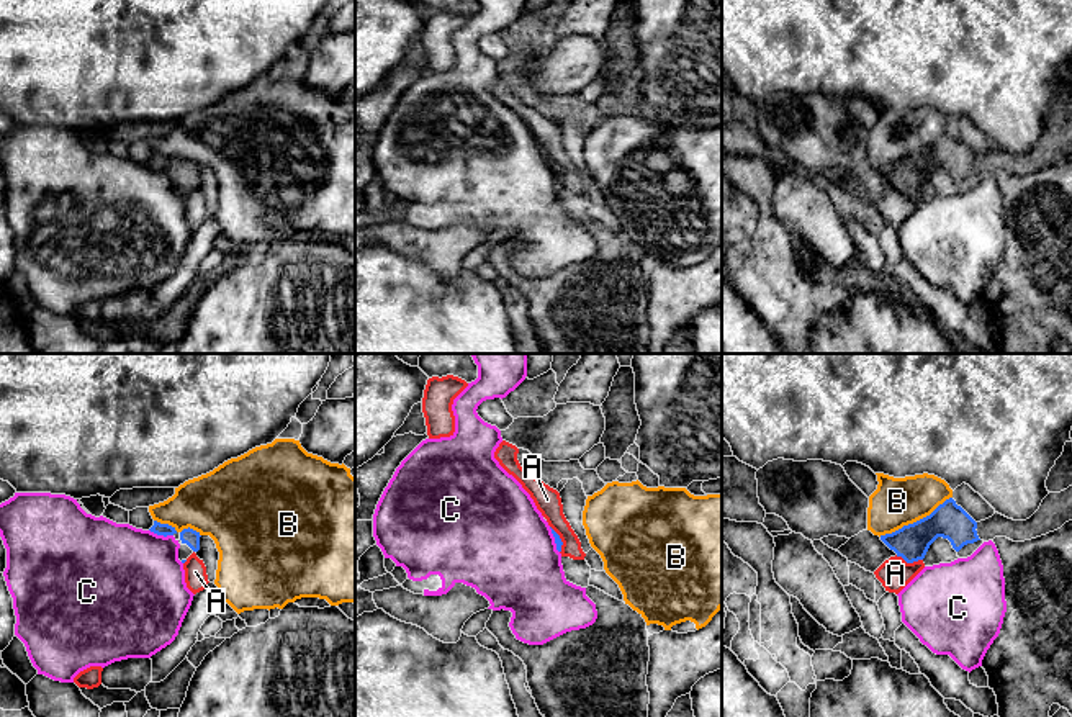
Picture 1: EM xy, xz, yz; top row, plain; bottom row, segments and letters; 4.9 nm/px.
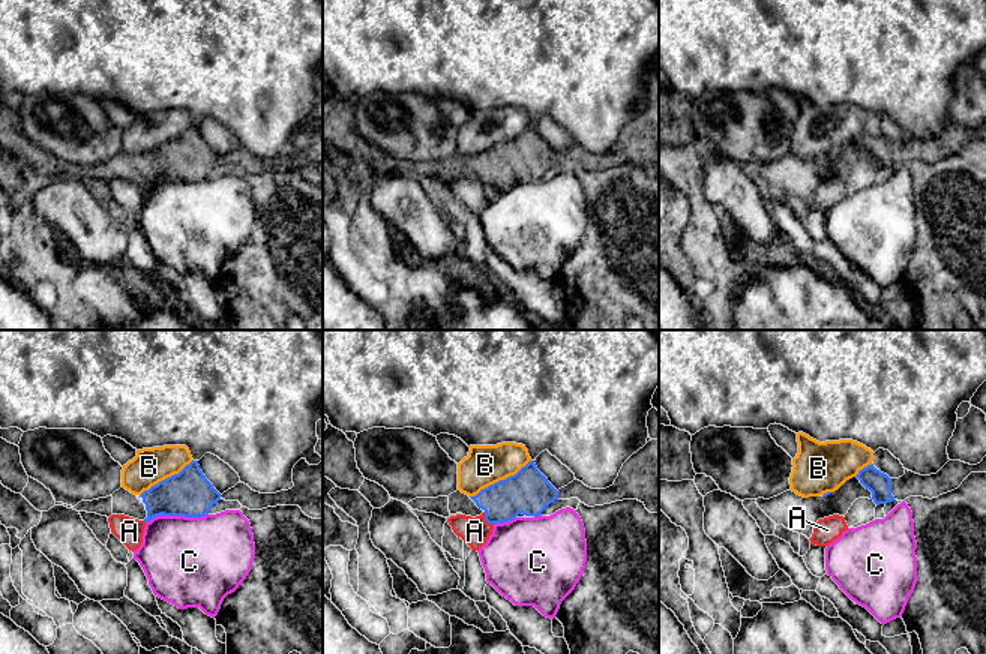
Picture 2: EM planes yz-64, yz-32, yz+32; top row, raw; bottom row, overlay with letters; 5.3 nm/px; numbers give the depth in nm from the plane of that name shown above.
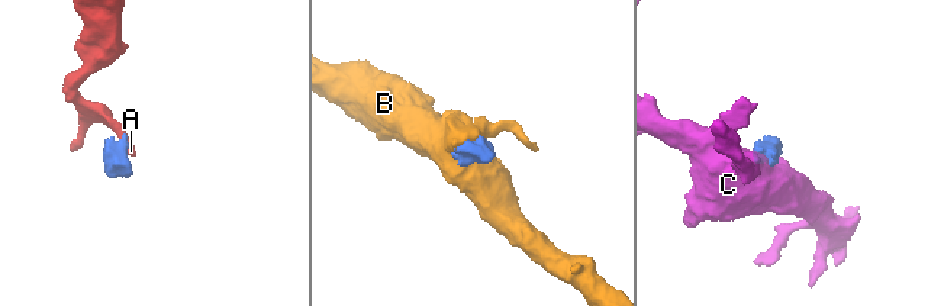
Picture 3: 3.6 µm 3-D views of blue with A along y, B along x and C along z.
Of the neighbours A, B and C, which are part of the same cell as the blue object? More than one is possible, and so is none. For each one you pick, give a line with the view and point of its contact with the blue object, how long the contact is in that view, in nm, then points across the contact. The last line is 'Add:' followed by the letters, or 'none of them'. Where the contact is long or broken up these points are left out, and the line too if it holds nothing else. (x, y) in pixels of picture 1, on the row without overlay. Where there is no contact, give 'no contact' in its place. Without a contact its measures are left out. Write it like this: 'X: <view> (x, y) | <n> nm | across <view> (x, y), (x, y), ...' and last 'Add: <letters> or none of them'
Add: none of them

